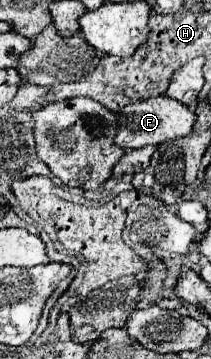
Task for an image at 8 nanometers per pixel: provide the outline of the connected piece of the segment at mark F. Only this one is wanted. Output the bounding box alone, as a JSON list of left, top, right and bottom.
[115,96,195,150]

